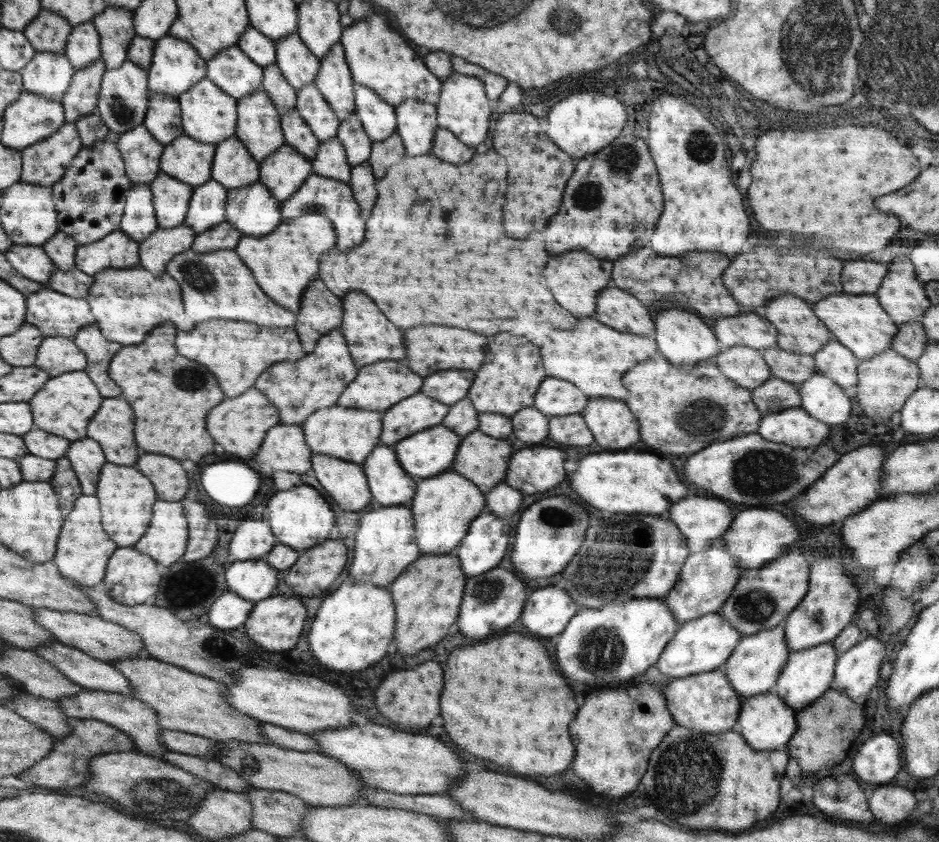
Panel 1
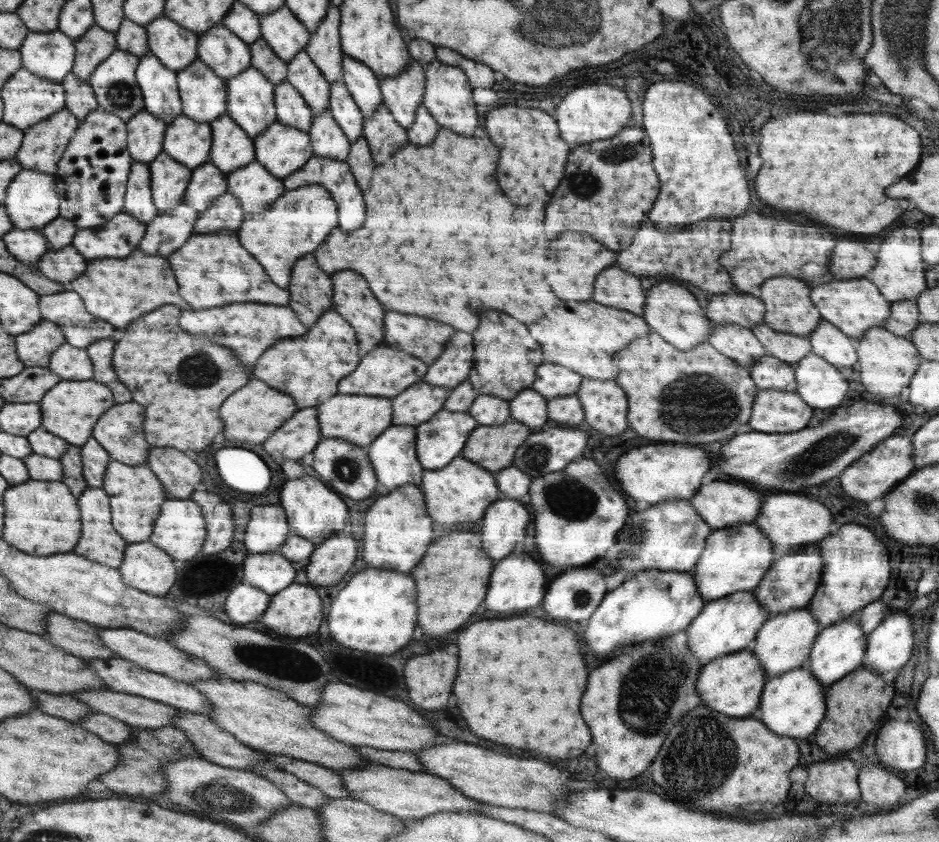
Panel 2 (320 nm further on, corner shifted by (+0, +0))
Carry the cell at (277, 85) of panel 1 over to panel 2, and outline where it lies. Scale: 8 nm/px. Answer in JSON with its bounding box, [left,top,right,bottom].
[249,38,287,85]

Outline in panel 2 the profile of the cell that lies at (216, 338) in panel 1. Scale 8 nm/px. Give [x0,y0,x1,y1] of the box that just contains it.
[182,303,309,368]

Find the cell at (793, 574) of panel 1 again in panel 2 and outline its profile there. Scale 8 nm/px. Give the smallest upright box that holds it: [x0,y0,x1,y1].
[752,546,823,617]

